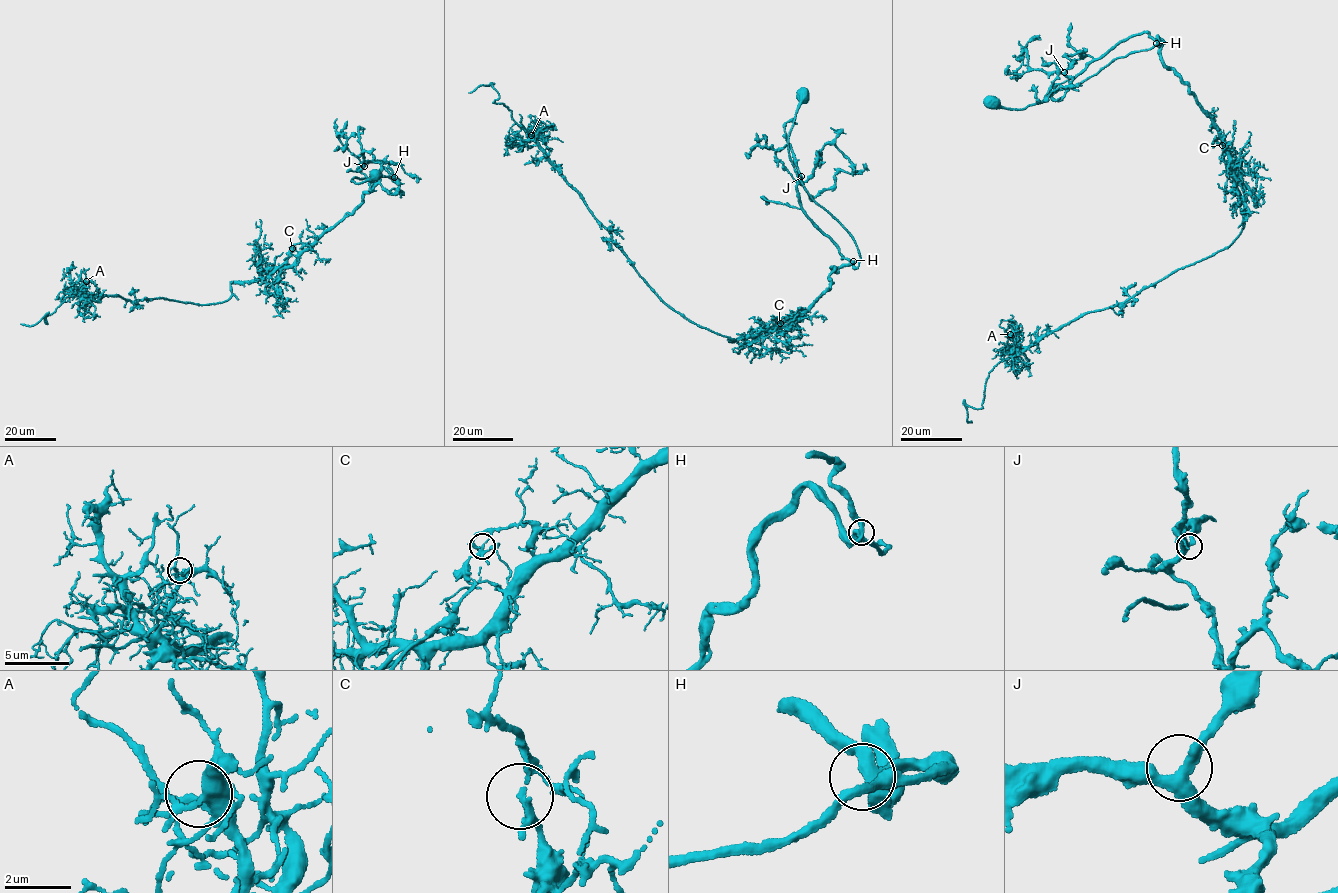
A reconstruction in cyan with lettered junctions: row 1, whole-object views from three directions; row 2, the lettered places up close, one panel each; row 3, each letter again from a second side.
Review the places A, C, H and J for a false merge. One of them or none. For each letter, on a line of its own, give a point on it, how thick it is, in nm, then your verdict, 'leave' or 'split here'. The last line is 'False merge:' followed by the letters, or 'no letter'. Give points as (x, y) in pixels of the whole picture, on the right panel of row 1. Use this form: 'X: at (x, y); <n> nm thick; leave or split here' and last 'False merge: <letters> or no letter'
A: at (1010, 334); 260 nm thick; leave
C: at (1222, 145); 180 nm thick; split here
H: at (1156, 43); 320 nm thick; leave
J: at (1064, 72); 340 nm thick; leave
False merge: C

